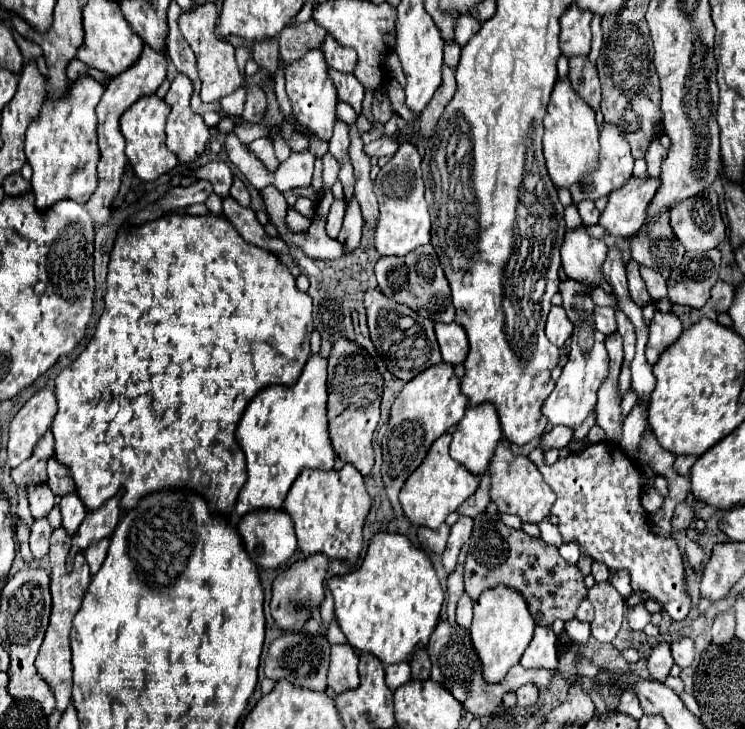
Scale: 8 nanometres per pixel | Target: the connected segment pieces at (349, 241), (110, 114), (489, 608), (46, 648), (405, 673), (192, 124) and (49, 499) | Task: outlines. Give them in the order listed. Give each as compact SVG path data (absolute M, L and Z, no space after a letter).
M351 198L347 202L345 208L345 220L343 220L343 228L339 232L339 242L345 242L345 246L349 246L347 252L355 250L359 246L361 240L361 230L363 230L363 218L361 218L361 210L359 210L359 202L355 198Z
M145 44L143 52L135 60L135 64L129 66L119 76L113 76L111 82L107 84L107 90L105 90L99 106L97 106L97 118L99 118L97 130L99 130L99 150L101 150L101 164L97 168L99 170L99 186L97 186L93 198L85 204L85 208L89 210L95 224L103 224L109 218L109 212L111 212L109 208L113 204L113 198L119 192L119 184L121 184L121 178L123 178L123 172L125 172L125 166L127 166L125 142L123 142L123 136L119 132L119 118L141 96L155 94L165 78L167 78L167 50L153 50L151 46Z
M487 590L473 604L473 624L471 624L471 642L477 652L477 658L483 666L483 678L487 682L501 682L513 664L519 664L525 648L531 642L535 624L525 606L525 600L515 590Z
M63 526L55 528L51 534L51 550L49 550L49 562L51 562L51 596L53 596L53 610L51 610L51 620L49 628L43 640L43 646L37 656L37 670L39 674L49 682L49 686L55 692L57 698L57 710L63 712L67 704L71 702L71 690L73 690L73 666L71 666L71 648L69 648L69 632L71 632L71 622L81 606L83 600L83 586L81 586L81 574L79 572L69 572L67 570L67 554L71 548L71 536L65 532Z
M399 662L393 666L385 666L385 680L391 690L397 690L401 684L411 680L411 668L407 662Z
M177 74L165 96L165 102L171 106L165 128L167 146L177 154L179 162L197 160L209 142L209 126L203 122L203 116L189 108L191 94L193 82L185 74Z
M31 486L27 494L29 494L29 506L33 518L49 516L51 508L55 506L55 494L49 490L49 486Z

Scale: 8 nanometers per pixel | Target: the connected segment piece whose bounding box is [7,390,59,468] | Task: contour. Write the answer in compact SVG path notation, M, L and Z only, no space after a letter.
M39 390L17 412L9 428L9 446L7 446L11 468L17 468L31 456L37 442L51 428L57 408L59 406L55 394L51 390Z

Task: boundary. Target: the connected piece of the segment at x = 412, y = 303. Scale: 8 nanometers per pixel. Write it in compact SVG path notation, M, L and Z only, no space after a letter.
M431 244L409 252L409 256L405 258L397 258L397 256L379 258L379 262L375 264L375 276L379 282L379 290L387 298L393 298L395 302L409 306L421 318L429 318L433 322L445 322L445 324L455 320L455 306L451 302L451 286L449 286L449 280L445 278L441 262Z

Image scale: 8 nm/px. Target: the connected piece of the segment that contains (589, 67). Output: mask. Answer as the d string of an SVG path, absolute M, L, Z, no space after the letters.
M573 58L573 62L569 62L569 82L573 90L597 112L601 106L601 88L597 70L589 58Z

